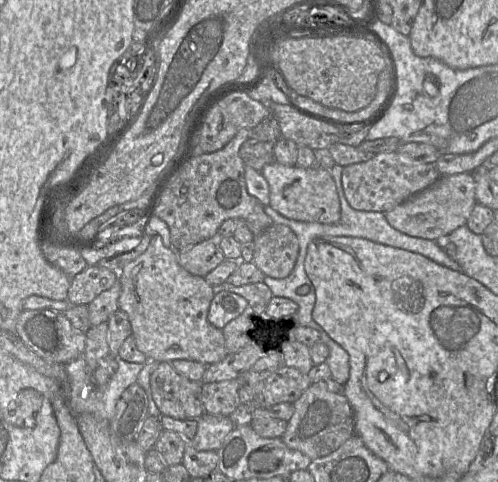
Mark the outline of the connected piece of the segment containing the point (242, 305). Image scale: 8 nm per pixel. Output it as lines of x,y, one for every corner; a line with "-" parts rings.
223,290
214,295
207,318
214,327
222,330
230,321
240,316
247,307
250,306
245,298

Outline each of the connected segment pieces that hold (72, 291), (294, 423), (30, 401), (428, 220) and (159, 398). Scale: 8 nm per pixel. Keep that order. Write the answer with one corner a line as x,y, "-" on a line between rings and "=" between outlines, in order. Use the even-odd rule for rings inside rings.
88,266
71,278
67,300
70,305
89,305
100,293
109,290
119,273
100,266
=
327,380
311,385
293,403
294,413
281,437
284,444
311,460
327,456
355,434
354,412
344,394
326,389
=
24,389
2,412
2,420
19,428
33,428
43,402
41,393
34,389
=
472,173
441,176
433,185
384,213
389,225
412,236
436,241
467,223
477,203
=
160,362
150,376
152,397
161,416
178,420
199,419
205,413
201,386
177,372
170,362

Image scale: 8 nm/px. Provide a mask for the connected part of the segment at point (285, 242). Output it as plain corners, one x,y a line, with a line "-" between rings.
273,223
252,243
252,262
265,276
283,279
291,274
299,254
299,241
288,226

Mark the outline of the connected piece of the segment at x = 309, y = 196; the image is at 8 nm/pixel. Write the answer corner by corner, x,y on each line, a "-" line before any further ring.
274,161
265,165
261,173
269,185
269,206
282,216
302,222
321,224
339,222
341,217
340,201
336,184
329,170
323,167
286,166

